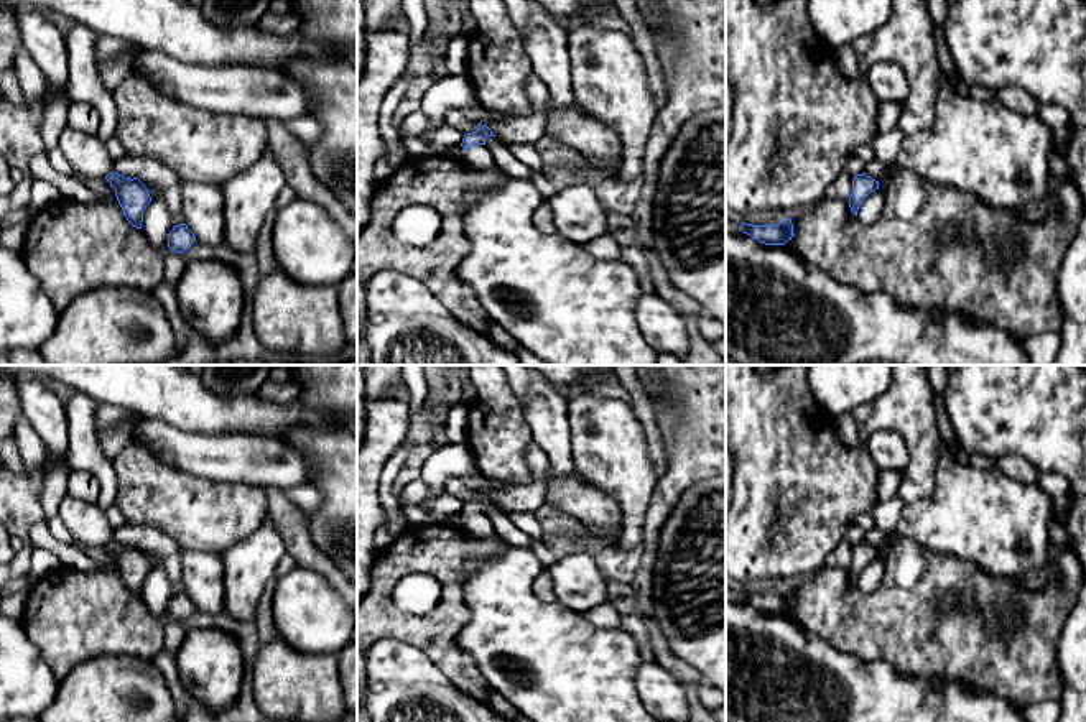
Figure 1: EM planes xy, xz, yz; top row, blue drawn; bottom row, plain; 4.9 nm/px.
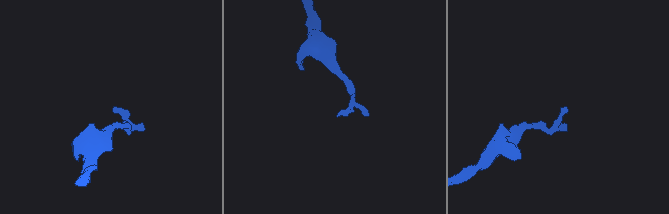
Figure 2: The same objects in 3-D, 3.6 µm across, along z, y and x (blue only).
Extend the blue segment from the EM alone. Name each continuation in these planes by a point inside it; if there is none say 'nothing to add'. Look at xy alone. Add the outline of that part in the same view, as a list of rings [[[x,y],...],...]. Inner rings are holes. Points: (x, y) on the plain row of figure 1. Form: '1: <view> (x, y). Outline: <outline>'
nothing to add

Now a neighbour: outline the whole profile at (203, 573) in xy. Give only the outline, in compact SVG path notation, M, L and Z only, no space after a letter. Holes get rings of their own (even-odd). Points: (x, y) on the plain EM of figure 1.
M184 549L181 558L184 592L196 609L207 613L224 610L224 562L220 556Z

